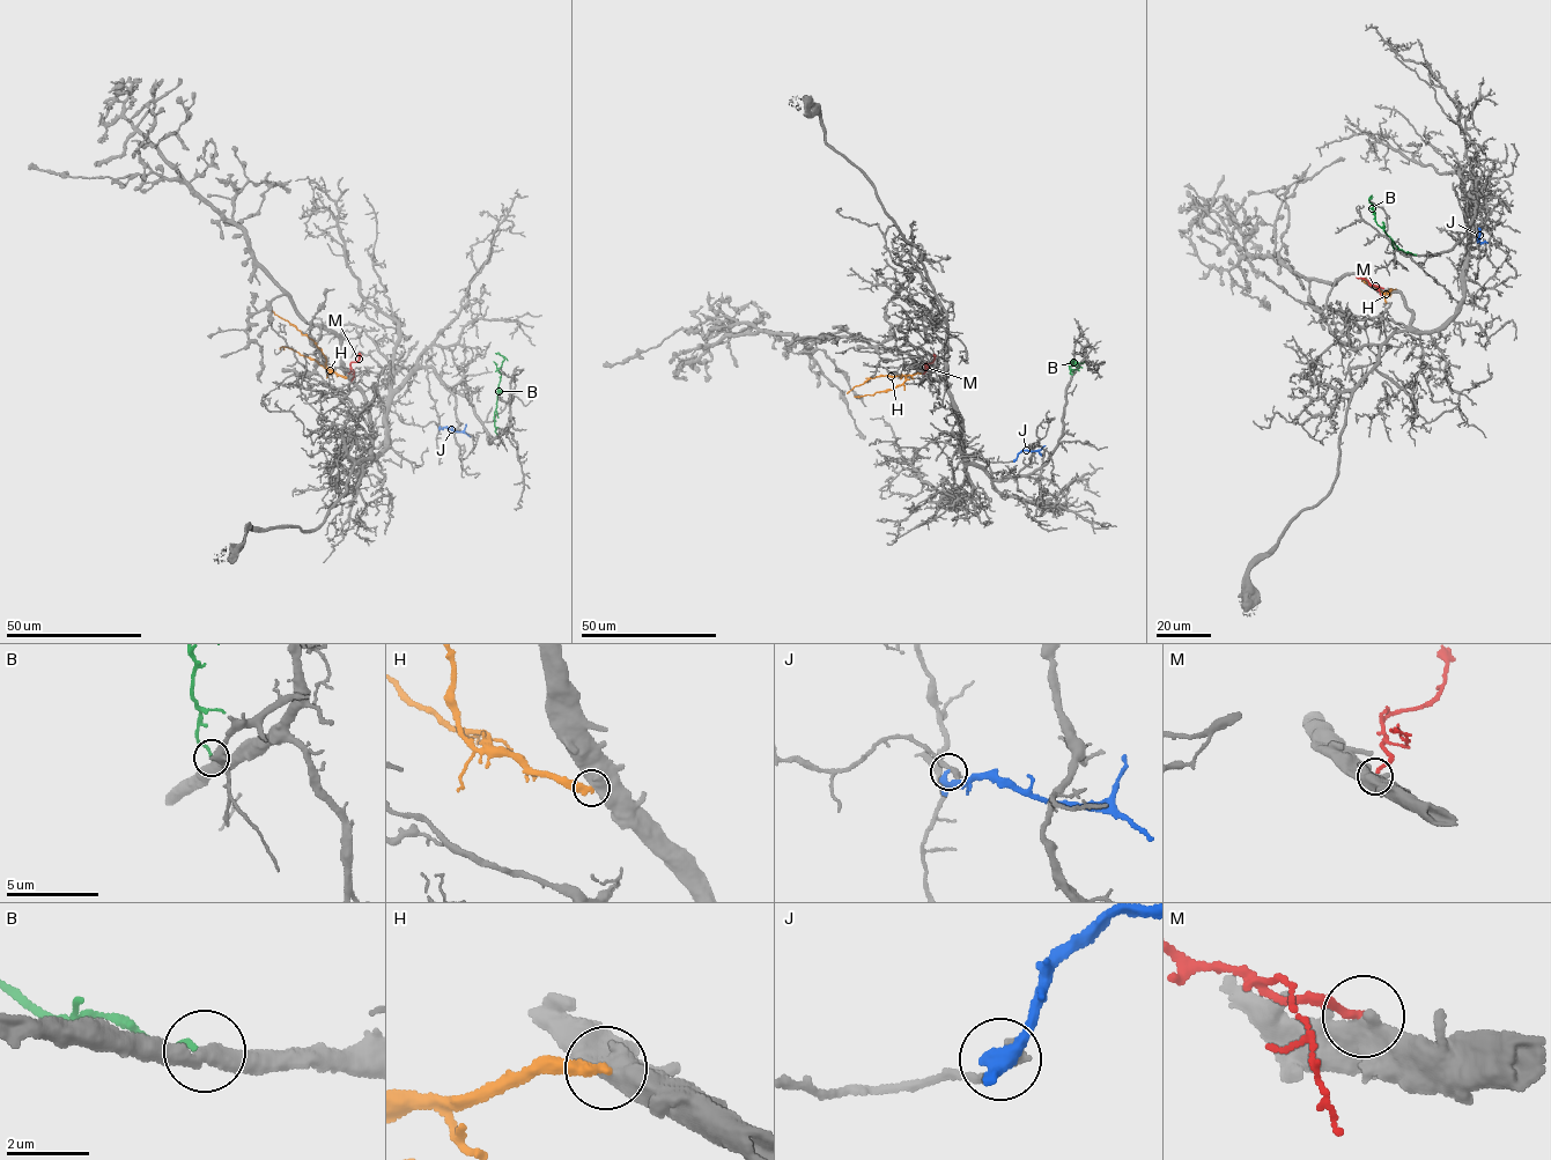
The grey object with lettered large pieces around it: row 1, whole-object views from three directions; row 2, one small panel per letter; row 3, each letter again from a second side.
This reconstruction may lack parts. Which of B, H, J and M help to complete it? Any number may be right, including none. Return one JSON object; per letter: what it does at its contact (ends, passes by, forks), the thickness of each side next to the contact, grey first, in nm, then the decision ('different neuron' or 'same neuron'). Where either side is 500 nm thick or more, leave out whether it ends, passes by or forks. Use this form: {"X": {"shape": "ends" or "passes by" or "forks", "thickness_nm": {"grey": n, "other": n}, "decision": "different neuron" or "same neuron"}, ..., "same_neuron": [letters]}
{"B": {"shape": "ends", "thickness_nm": {"grey": 440, "other": 140}, "decision": "different neuron"}, "H": {"thickness_nm": {"grey": 800, "other": 360}, "decision": "different neuron"}, "J": {"shape": "passes by", "thickness_nm": {"grey": 400, "other": 220}, "decision": "different neuron"}, "M": {"thickness_nm": {"grey": 650, "other": 240}, "decision": "different neuron"}, "same_neuron": []}

